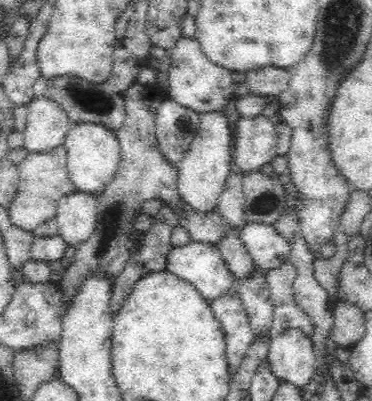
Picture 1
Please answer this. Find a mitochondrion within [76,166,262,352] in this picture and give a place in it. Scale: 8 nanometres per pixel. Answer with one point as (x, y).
(109, 235)

